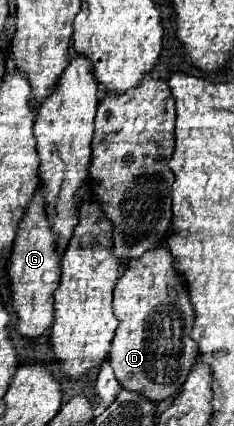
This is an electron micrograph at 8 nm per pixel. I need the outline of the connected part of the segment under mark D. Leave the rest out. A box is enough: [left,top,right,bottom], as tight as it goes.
[109,232,199,402]

